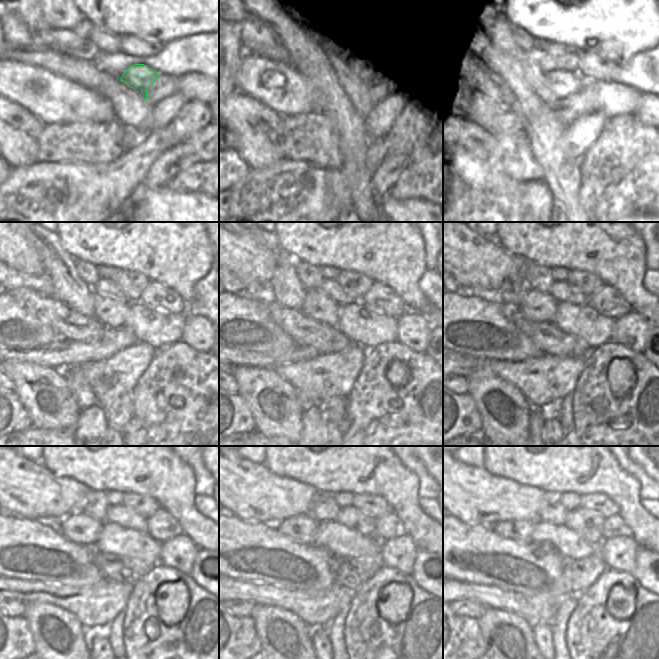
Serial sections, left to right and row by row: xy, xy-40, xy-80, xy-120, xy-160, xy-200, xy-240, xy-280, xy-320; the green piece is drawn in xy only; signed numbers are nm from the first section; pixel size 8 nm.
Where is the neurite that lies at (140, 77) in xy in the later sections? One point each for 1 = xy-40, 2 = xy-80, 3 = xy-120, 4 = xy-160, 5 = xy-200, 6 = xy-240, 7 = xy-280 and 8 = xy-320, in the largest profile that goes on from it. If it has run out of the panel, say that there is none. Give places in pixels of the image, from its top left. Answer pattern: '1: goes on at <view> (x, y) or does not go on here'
1: goes on at xy-40 (356, 81)
2: goes on at xy-80 (566, 85)
3: goes on at xy-120 (112, 313)
4: goes on at xy-160 (316, 305)
5: goes on at xy-200 (537, 306)
6: goes on at xy-240 (79, 527)
7: goes on at xy-280 (301, 528)
8: goes on at xy-320 (518, 530)

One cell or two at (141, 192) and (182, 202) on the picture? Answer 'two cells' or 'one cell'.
one cell

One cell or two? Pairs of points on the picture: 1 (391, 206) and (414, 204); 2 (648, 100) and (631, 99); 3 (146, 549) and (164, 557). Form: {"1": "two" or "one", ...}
{"1": "one", "2": "two", "3": "two"}

